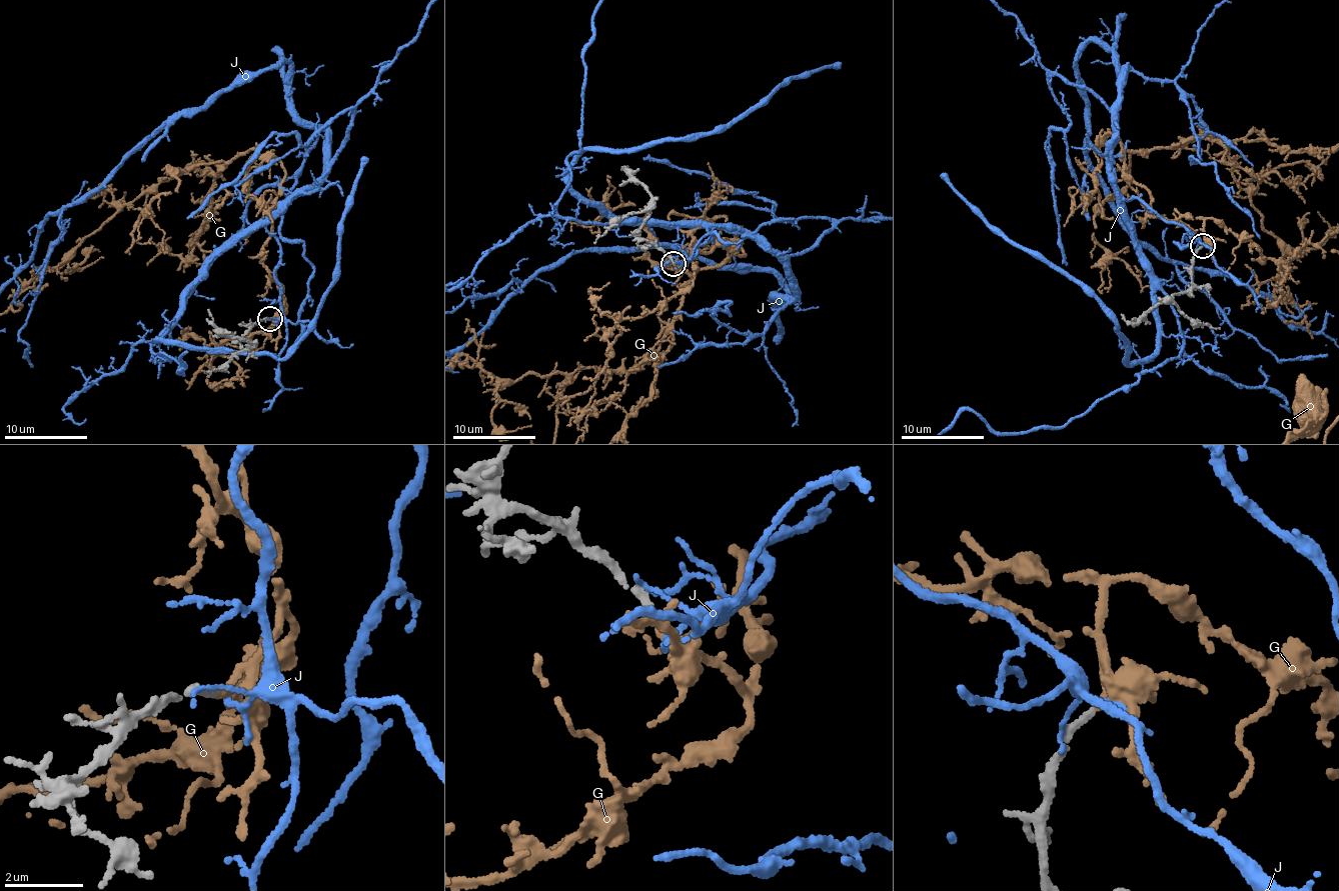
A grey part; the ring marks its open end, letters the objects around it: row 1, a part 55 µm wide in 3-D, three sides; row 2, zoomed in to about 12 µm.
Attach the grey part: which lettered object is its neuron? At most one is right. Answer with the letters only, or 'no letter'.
G

